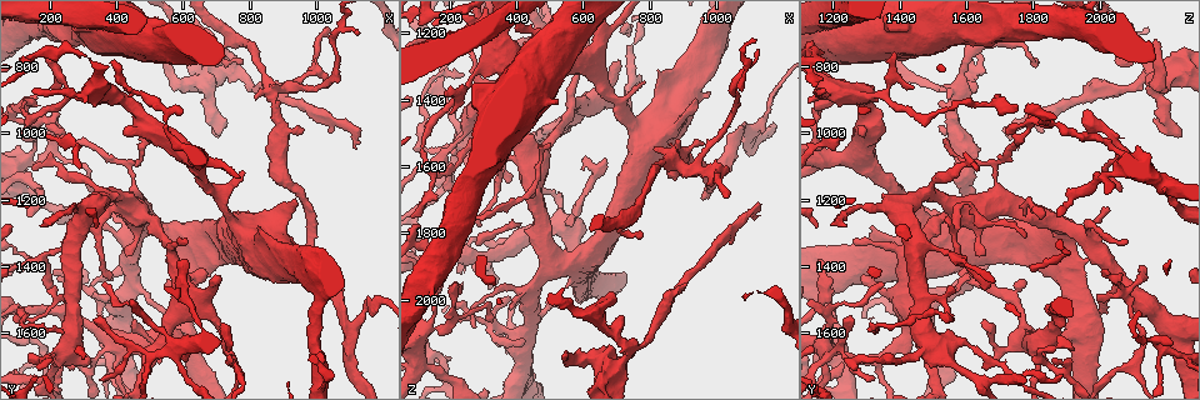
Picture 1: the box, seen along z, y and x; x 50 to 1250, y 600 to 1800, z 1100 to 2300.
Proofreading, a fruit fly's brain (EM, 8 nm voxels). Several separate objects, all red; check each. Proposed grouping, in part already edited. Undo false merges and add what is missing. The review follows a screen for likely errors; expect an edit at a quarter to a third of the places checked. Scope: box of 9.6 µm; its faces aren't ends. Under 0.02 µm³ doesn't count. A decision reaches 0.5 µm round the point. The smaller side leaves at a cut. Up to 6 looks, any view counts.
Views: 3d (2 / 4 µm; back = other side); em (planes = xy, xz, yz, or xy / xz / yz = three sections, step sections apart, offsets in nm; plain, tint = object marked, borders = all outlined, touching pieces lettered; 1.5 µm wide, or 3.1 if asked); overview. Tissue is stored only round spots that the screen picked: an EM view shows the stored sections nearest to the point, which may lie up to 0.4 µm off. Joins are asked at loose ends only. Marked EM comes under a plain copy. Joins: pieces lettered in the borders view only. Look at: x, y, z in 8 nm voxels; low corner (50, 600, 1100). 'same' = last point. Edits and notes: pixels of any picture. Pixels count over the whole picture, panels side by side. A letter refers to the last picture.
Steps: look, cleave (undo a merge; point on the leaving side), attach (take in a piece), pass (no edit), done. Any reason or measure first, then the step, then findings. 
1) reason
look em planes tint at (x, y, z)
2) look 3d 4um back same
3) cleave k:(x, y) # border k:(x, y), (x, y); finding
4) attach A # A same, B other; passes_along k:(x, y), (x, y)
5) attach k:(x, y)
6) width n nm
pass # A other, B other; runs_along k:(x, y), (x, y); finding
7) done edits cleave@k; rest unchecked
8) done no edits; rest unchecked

sudden change in width
look em yz step 8 tint at (300, 890, 1170)

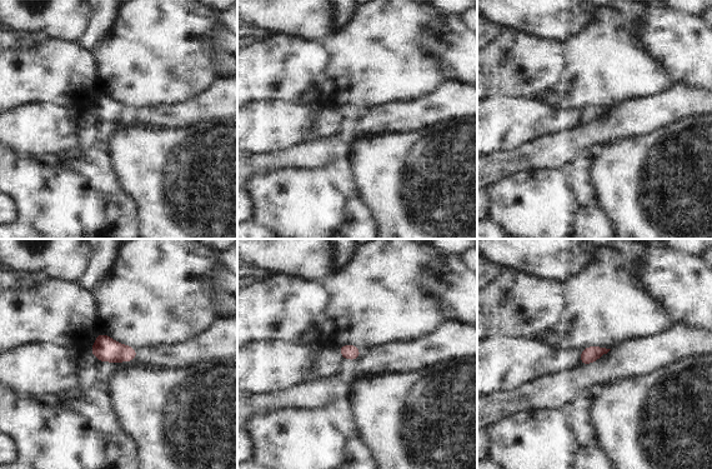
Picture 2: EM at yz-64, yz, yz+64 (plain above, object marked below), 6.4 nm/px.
cut it another way
look em planes borders same

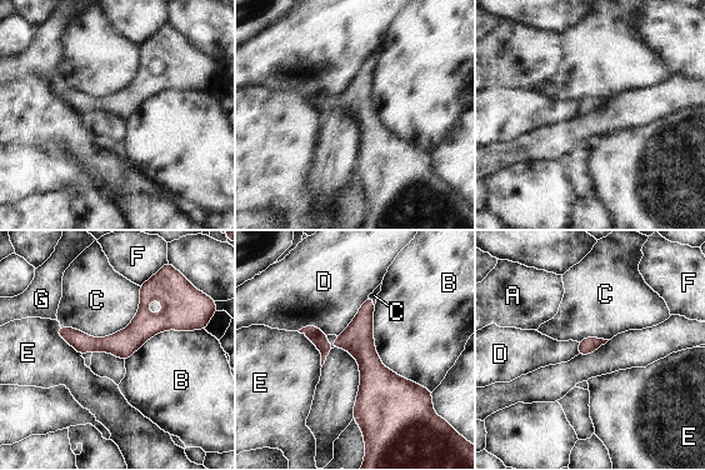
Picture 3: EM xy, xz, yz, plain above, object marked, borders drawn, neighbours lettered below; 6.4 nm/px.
width 100 nm
pass # A other, B other, C other, D other, E other, F other, G other; border 3:(374, 304), (380, 361), (431, 393); one neuron here

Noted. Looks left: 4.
closes a loop
look 3d 2um at (140, 910, 1670)

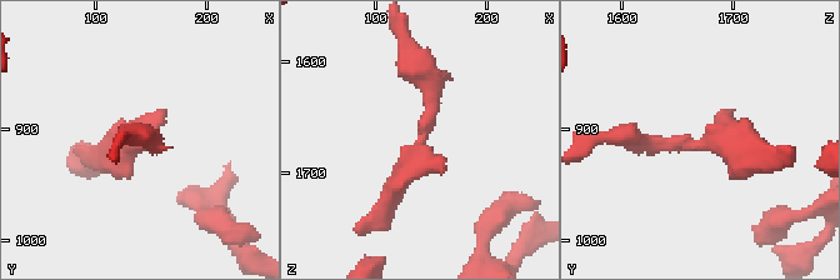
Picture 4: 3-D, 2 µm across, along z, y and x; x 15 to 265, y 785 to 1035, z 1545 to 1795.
look em xz step 4 borders at (142, 908, 1672)

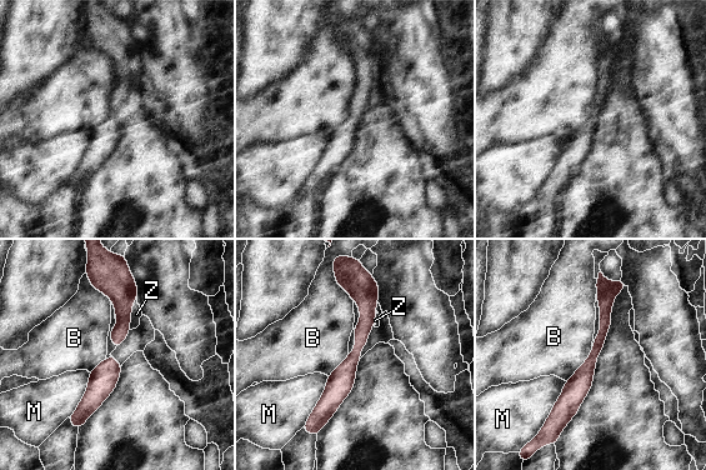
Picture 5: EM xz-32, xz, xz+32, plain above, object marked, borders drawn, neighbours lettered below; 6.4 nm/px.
pass # B other, M other, Z other; border 5:(592, 346), (589, 358), (566, 381); all the same neuron

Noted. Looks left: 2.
done no edits; rest unchecked

